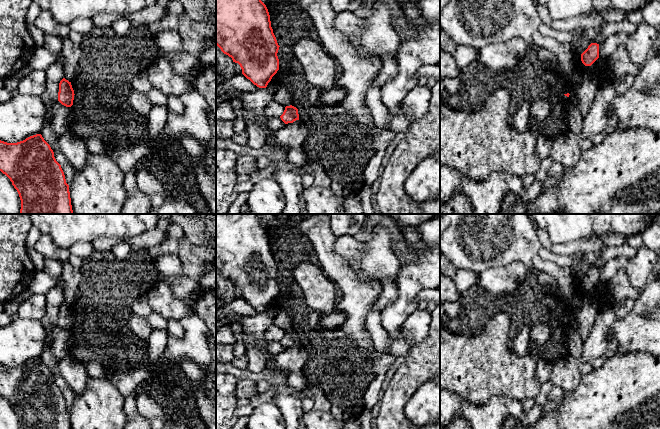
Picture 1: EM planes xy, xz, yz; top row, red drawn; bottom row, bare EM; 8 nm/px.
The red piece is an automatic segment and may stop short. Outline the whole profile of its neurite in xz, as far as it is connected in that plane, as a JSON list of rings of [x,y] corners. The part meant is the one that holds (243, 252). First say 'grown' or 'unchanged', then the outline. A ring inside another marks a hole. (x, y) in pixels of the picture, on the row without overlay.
unchanged; [[[216,214],[216,269],[238,287],[242,298],[259,312],[266,312],[279,294],[279,269],[270,239],[258,214]]]

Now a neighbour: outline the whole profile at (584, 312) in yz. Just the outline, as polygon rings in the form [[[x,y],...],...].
[[[538,254],[533,258],[532,266],[552,275],[557,281],[559,296],[571,307],[570,326],[579,333],[583,342],[587,341],[599,315],[597,303],[591,299],[581,299],[575,294],[570,267],[560,267]]]

